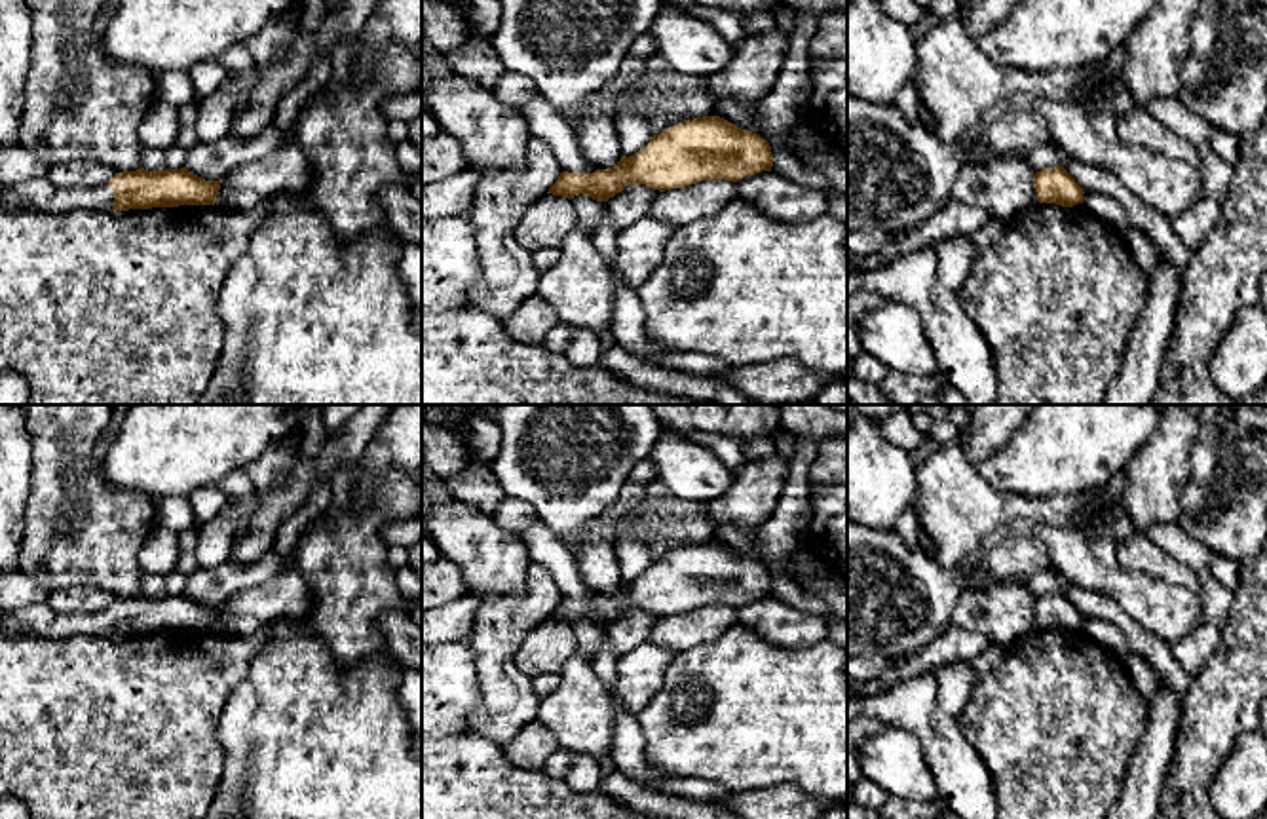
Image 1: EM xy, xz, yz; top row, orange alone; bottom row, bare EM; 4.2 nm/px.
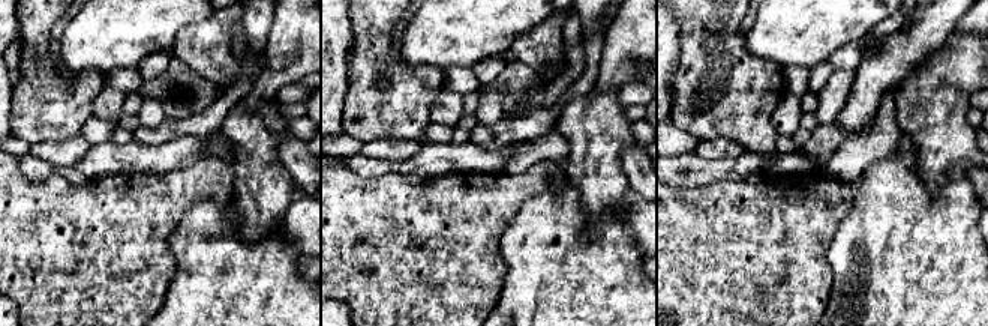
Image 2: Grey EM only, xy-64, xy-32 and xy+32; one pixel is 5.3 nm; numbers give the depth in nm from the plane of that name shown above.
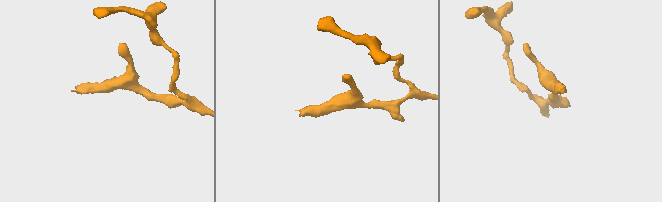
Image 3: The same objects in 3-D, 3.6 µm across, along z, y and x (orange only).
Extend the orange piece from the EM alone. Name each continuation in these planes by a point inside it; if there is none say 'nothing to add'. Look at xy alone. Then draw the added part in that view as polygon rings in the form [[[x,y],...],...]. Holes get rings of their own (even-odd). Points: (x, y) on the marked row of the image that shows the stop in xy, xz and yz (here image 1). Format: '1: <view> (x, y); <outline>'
1: xy (38, 194); [[[46,177],[0,186],[0,203],[9,209],[32,209],[47,215],[63,215],[76,209],[110,211],[114,203],[112,186],[61,188]]]

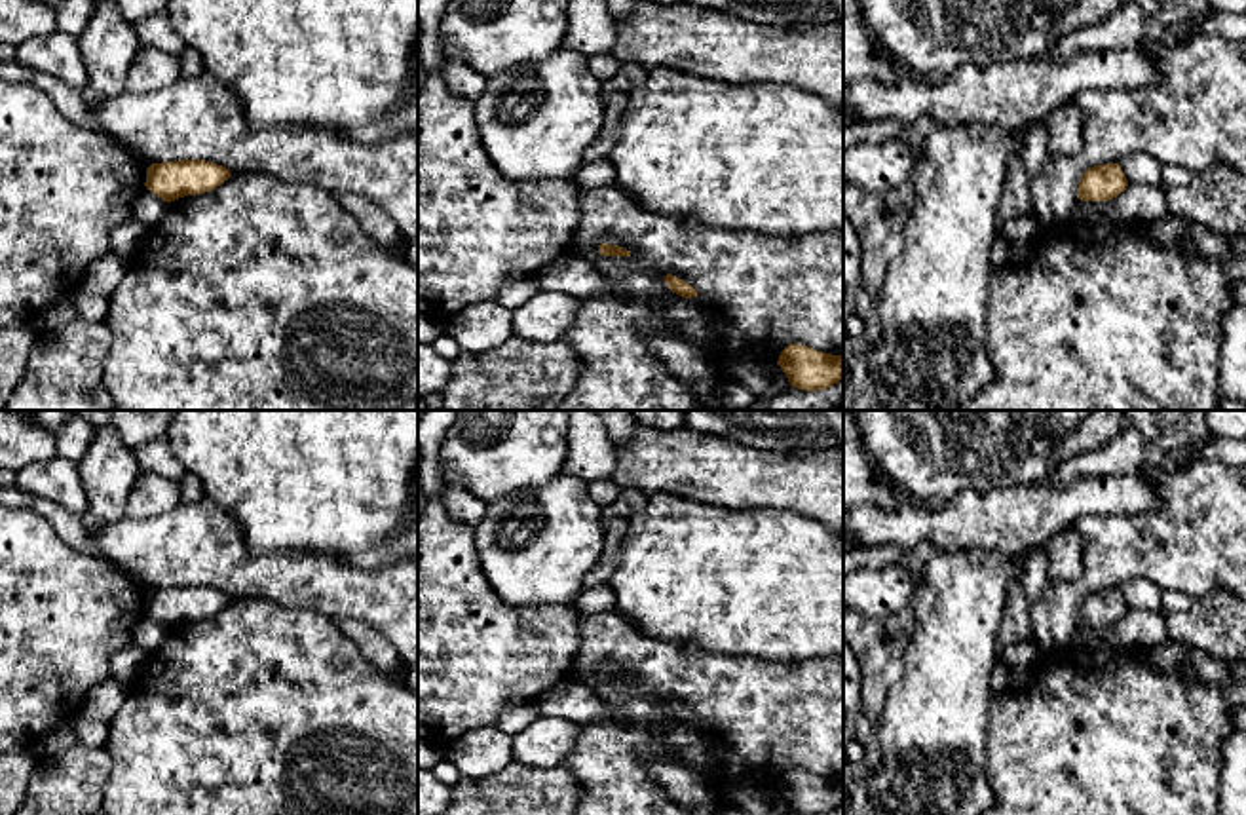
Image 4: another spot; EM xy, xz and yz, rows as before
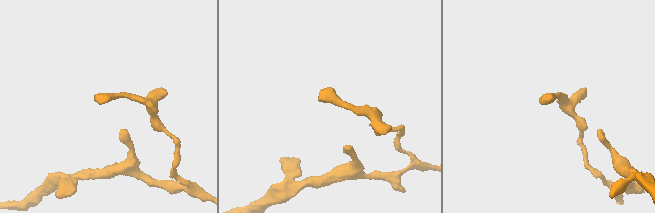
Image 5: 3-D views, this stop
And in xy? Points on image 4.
nothing to add

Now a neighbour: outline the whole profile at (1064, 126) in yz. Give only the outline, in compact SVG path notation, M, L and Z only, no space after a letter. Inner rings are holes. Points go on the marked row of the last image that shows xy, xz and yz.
M1073 103L1062 104L1047 120L1050 156L1075 156L1081 150L1081 112Z

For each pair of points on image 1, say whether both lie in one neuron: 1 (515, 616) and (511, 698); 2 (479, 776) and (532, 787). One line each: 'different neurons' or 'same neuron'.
1: same neuron
2: same neuron

